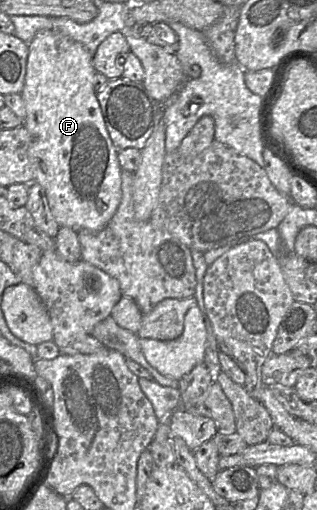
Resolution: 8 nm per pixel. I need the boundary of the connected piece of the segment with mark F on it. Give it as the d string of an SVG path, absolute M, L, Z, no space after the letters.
M41 31L28 44L24 85L20 93L26 109L22 124L31 138L27 157L34 182L42 188L59 227L67 227L75 232L97 232L103 229L113 217L121 200L121 168L117 149L106 130L93 87L93 77L97 71L93 67L92 57L81 43L61 33Z

